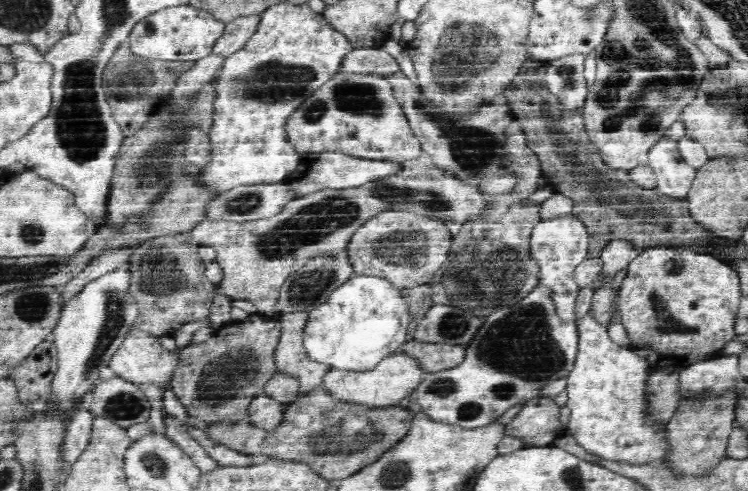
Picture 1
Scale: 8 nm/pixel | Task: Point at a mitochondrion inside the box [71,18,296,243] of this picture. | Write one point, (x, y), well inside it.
(157, 163)

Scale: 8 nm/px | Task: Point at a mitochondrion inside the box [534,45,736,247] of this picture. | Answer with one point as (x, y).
(565, 73)

